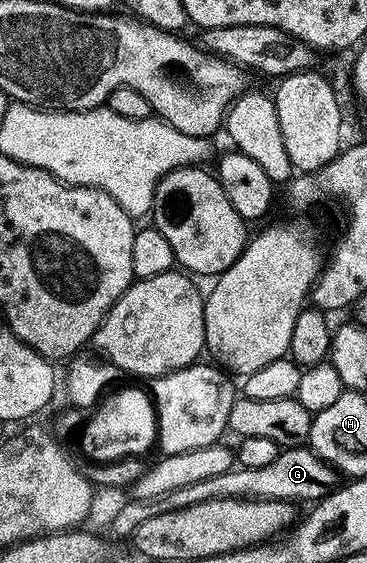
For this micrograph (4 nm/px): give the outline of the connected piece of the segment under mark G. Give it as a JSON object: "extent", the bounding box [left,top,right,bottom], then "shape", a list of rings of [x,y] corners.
{"extent":[110,446,339,538],"shape":[[[308,446],[284,448],[278,452],[275,461],[270,465],[261,467],[237,467],[225,471],[217,477],[207,478],[193,485],[183,486],[172,490],[157,499],[129,499],[113,519],[110,532],[119,537],[128,538],[132,536],[139,524],[148,518],[157,517],[162,513],[178,511],[181,508],[190,507],[200,501],[227,498],[268,498],[283,499],[286,501],[319,501],[334,488],[339,481],[338,472],[330,468],[324,460],[318,458]]]}

